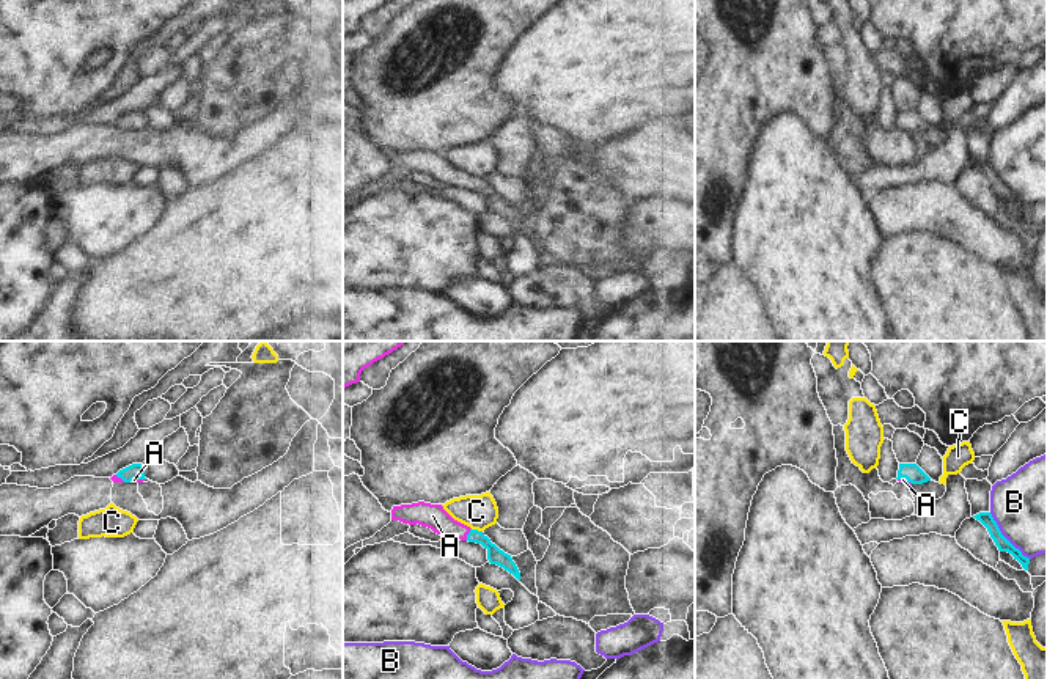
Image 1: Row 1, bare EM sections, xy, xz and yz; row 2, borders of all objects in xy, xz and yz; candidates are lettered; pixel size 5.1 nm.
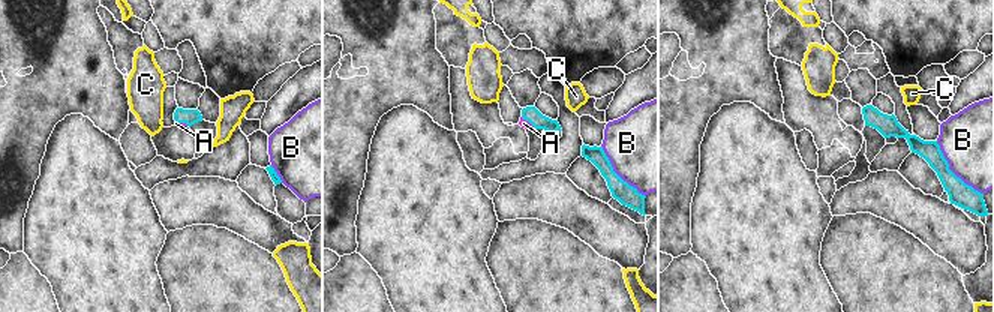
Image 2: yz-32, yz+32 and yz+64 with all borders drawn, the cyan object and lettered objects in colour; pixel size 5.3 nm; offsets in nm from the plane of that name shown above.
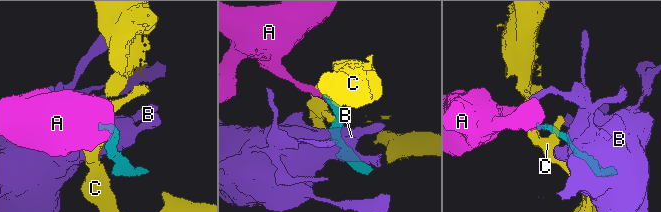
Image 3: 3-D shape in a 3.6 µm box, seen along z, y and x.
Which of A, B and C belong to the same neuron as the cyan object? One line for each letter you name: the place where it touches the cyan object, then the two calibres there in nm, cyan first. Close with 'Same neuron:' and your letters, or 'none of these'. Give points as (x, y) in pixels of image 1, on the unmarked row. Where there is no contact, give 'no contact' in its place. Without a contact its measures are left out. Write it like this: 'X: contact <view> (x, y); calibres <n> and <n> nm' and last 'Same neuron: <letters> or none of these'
A: contact xz (467, 183); calibres 80 and 130 nm
Same neuron: A

